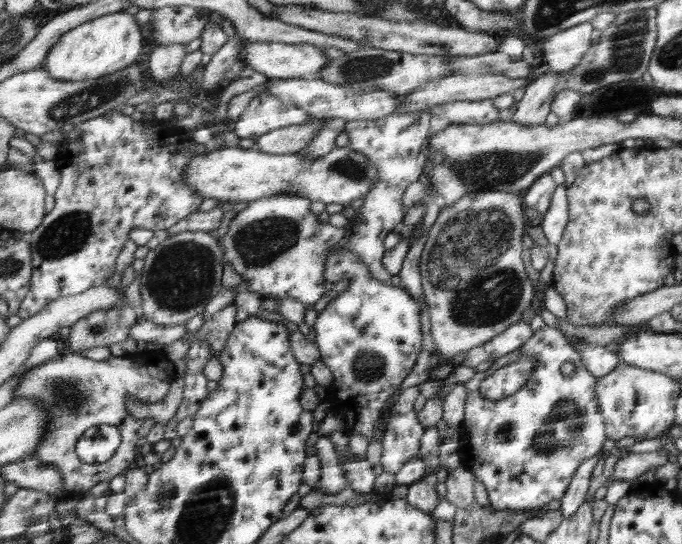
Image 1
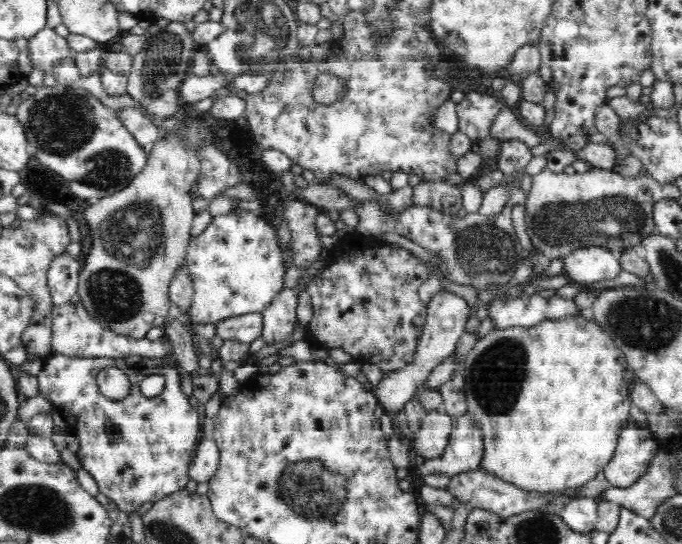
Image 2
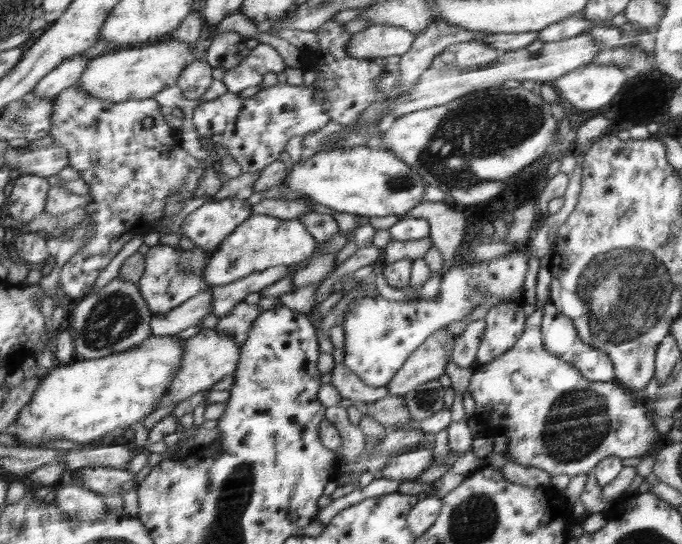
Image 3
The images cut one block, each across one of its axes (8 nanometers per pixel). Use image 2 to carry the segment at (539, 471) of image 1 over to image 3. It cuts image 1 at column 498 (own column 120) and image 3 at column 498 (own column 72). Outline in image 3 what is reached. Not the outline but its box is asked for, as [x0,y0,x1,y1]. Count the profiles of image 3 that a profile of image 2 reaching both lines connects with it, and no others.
[468,305,666,477]

